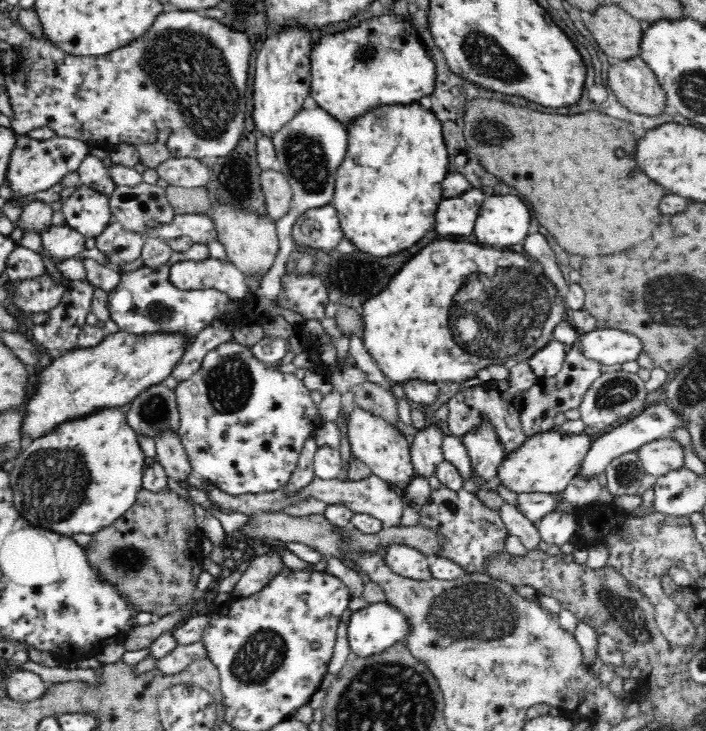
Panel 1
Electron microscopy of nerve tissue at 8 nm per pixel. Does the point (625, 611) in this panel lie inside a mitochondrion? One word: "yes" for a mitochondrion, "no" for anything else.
yes

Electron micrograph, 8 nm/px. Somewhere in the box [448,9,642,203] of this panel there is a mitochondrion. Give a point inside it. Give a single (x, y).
(487, 57)

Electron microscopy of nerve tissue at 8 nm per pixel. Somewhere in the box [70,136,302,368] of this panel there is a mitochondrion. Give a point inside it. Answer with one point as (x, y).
(237, 181)

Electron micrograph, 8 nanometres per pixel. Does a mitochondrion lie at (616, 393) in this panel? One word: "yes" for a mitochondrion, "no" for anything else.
yes

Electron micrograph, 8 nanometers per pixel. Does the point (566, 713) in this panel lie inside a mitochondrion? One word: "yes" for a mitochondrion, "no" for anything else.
no

